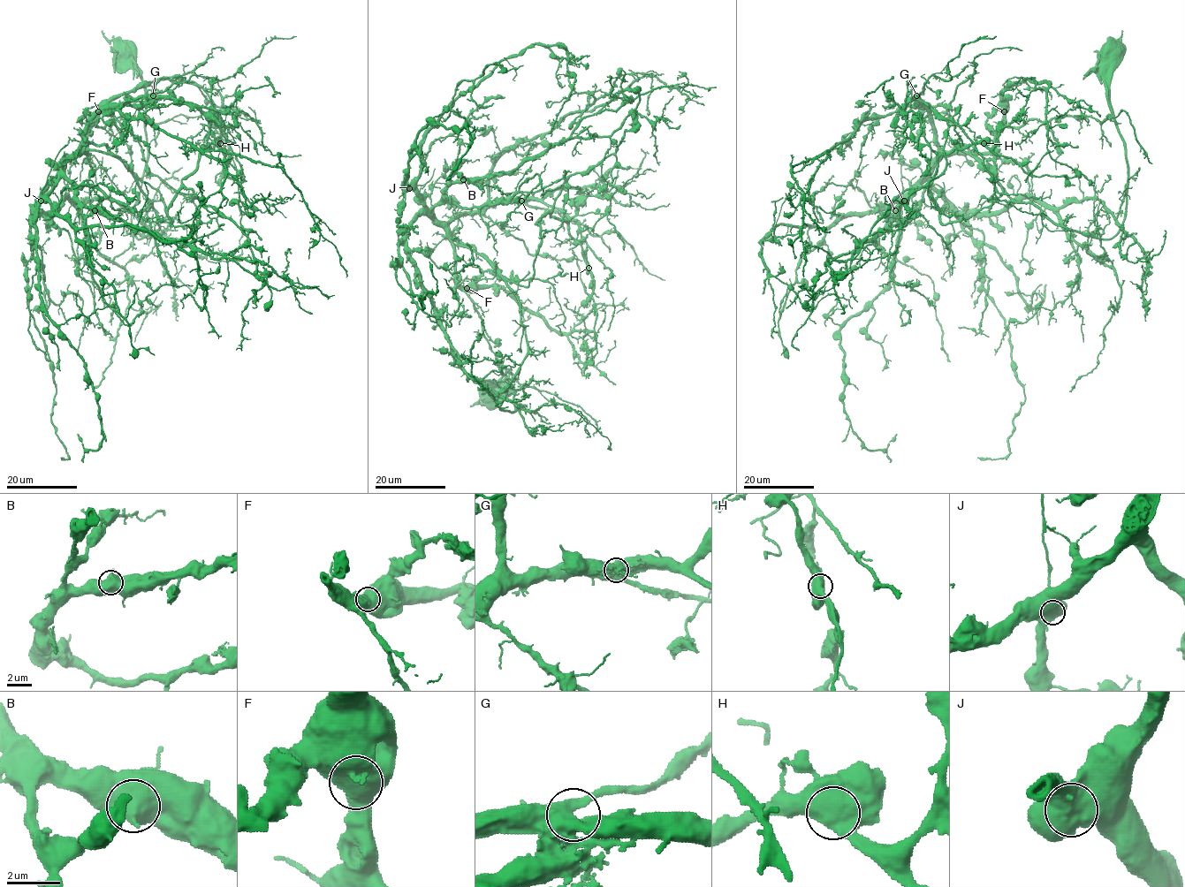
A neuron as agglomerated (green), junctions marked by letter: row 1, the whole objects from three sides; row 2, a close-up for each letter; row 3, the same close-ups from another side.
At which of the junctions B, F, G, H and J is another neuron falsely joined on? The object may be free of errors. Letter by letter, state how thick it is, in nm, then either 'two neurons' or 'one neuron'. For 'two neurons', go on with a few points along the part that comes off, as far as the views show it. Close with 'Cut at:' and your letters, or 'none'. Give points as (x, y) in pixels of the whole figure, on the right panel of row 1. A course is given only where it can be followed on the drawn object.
B: 900 nm | one neuron
F: 750 nm | one neuron
G: 700 nm | one neuron
H: 950 nm | one neuron
J: 850 nm | two neurons | (903, 200), (900, 157), (894, 147), (884, 144)
Cut at: J

